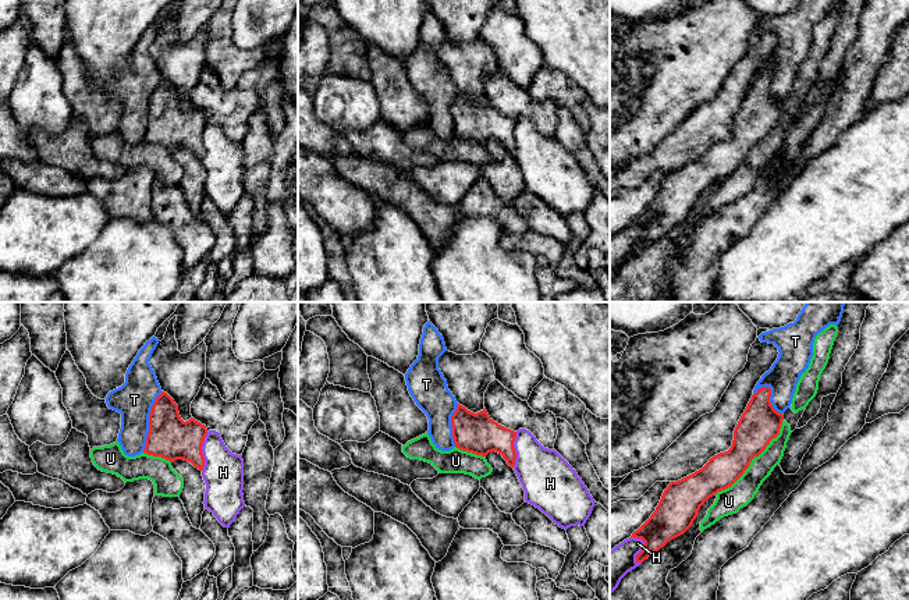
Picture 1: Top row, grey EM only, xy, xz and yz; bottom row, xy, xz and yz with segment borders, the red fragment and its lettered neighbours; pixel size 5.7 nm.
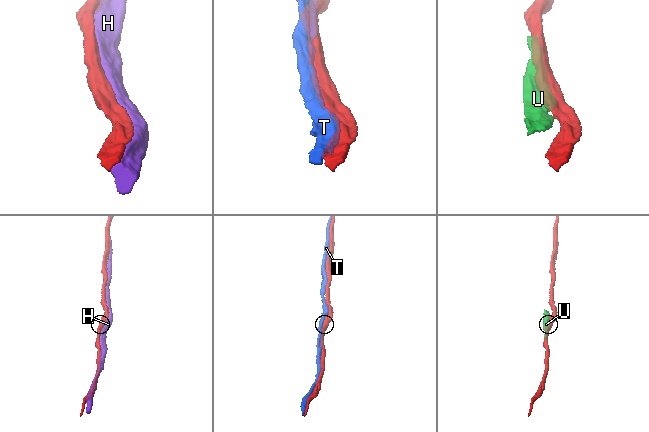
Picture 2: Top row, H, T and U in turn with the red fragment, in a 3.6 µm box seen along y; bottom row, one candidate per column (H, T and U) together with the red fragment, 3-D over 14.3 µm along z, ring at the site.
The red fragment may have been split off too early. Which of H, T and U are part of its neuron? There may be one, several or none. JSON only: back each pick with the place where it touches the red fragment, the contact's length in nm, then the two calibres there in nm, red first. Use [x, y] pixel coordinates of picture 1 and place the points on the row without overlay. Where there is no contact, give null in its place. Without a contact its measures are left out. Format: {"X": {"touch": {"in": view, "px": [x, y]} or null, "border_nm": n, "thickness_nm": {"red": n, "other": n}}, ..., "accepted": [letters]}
{"accepted": []}

